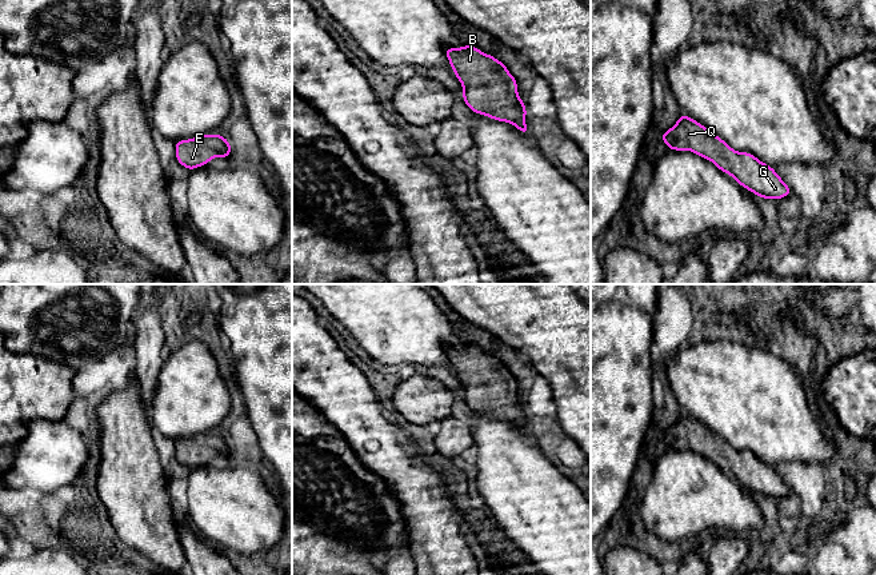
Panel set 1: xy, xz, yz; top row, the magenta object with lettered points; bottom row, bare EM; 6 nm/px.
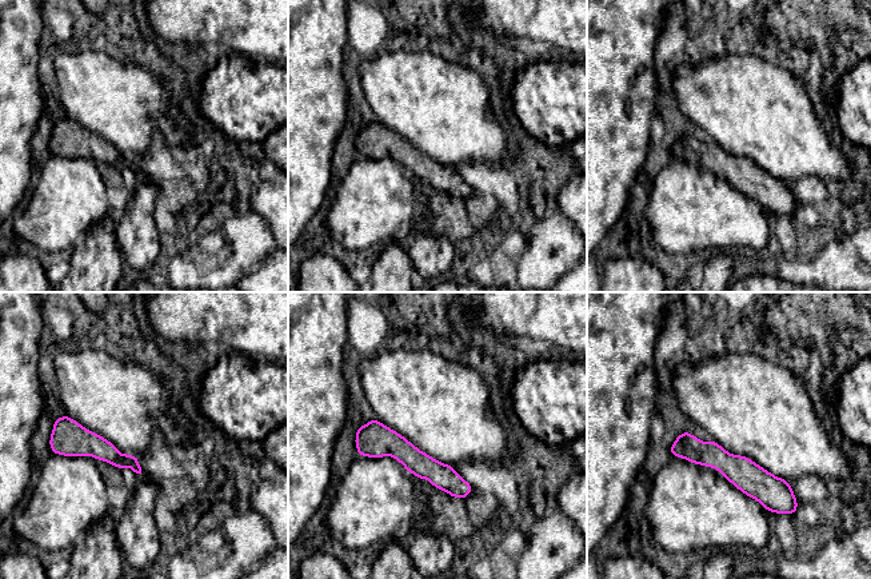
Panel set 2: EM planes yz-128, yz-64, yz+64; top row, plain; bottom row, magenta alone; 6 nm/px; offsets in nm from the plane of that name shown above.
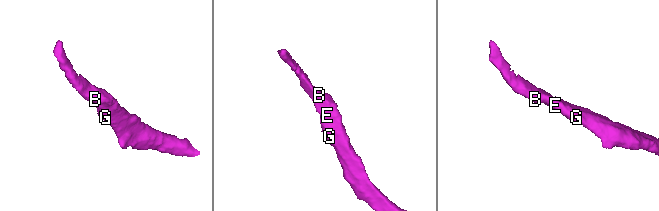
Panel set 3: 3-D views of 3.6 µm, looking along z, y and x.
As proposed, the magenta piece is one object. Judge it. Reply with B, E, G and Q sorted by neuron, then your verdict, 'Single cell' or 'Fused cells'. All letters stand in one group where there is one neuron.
Groups: B E G Q. Single cell

